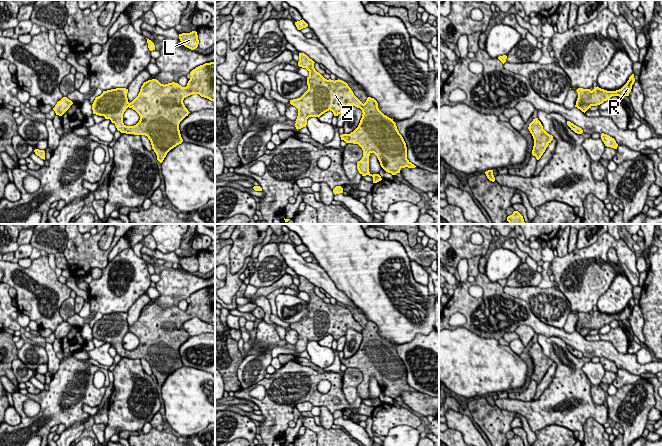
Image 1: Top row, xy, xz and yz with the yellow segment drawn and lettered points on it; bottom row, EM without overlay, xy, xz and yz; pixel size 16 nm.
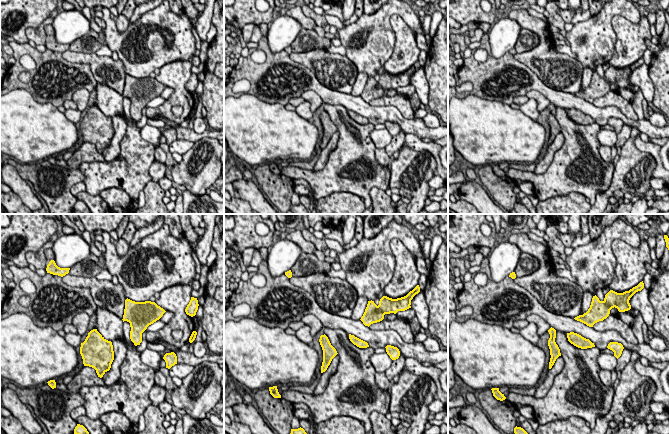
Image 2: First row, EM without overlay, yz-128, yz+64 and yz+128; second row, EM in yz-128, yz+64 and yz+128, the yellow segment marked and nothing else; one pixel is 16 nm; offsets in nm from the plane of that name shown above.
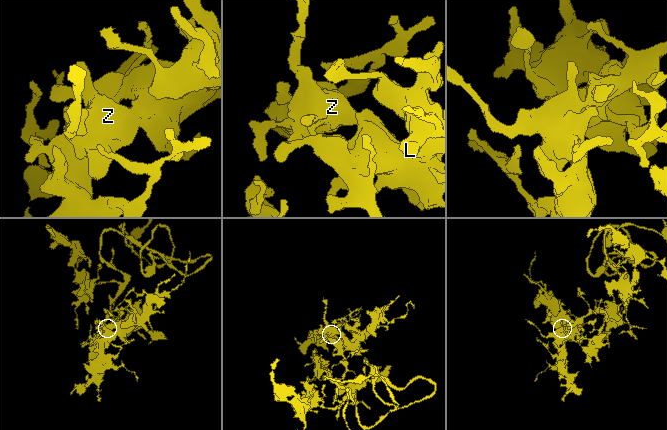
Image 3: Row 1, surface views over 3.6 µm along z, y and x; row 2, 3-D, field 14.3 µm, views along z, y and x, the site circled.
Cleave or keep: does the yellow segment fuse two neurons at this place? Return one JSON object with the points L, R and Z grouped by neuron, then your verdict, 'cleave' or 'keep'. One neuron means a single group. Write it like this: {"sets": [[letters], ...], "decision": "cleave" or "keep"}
{"sets": [["L", "R", "Z"]], "decision": "keep"}

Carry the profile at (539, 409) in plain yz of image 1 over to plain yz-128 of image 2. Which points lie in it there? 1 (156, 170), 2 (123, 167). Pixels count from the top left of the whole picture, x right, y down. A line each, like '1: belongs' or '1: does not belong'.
1: does not belong
2: belongs

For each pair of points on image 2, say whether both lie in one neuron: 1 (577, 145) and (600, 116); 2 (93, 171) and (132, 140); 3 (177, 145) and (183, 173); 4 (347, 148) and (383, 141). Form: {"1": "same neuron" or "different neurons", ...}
{"1": "different neurons", "2": "same neuron", "3": "different neurons", "4": "different neurons"}

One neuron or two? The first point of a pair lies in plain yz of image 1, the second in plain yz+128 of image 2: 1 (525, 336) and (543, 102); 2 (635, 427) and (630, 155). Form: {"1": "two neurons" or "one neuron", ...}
{"1": "one neuron", "2": "one neuron"}

